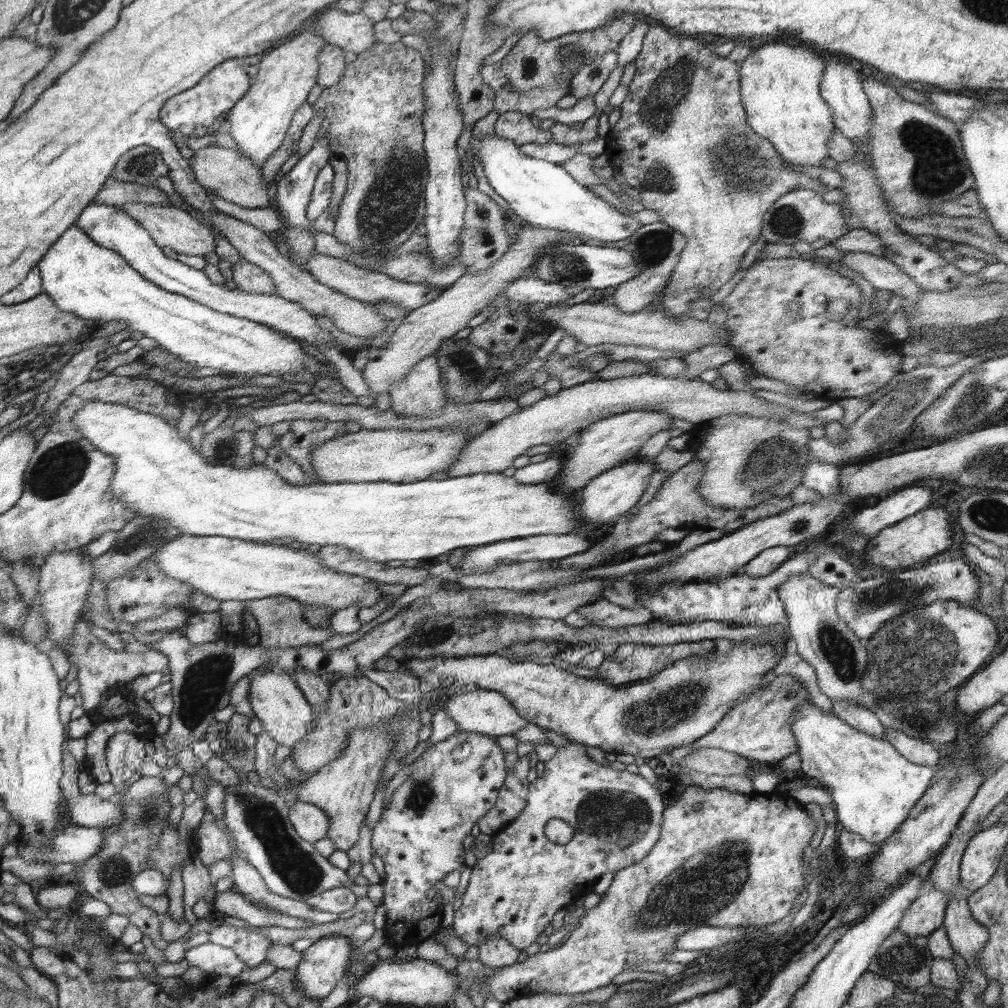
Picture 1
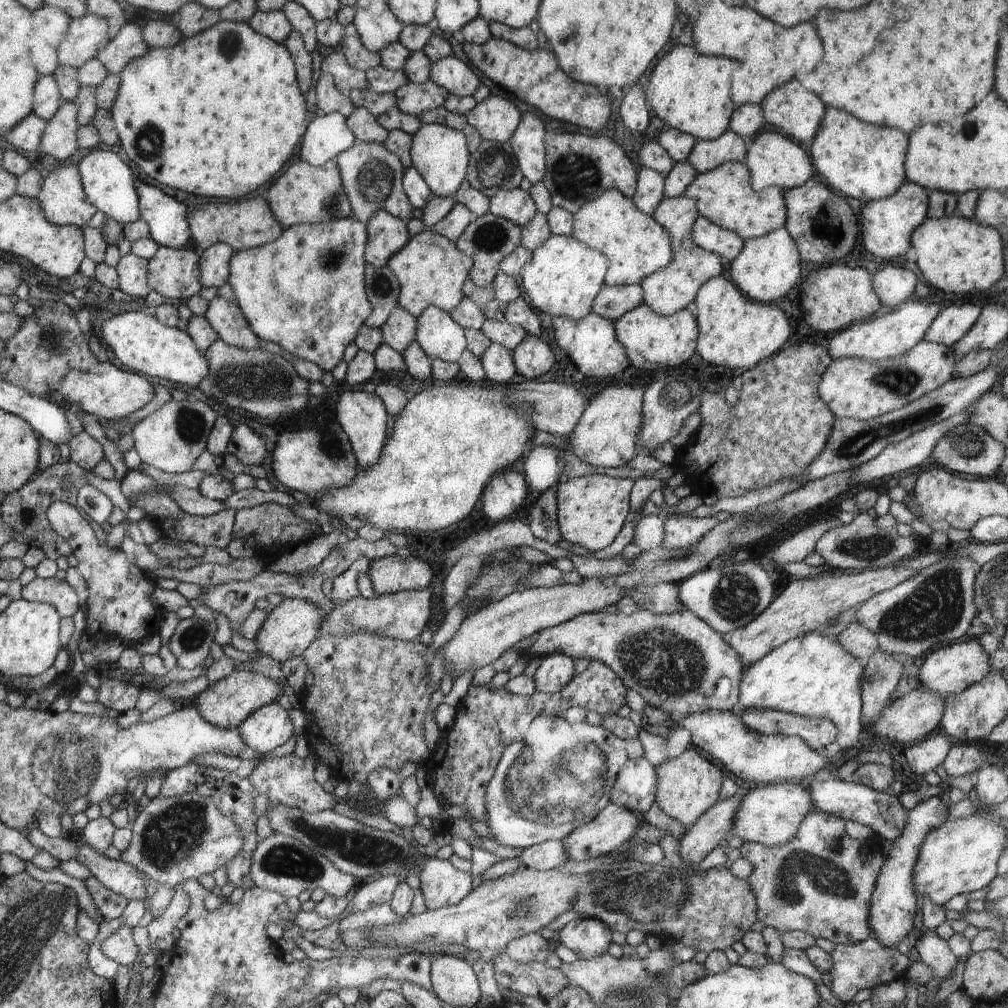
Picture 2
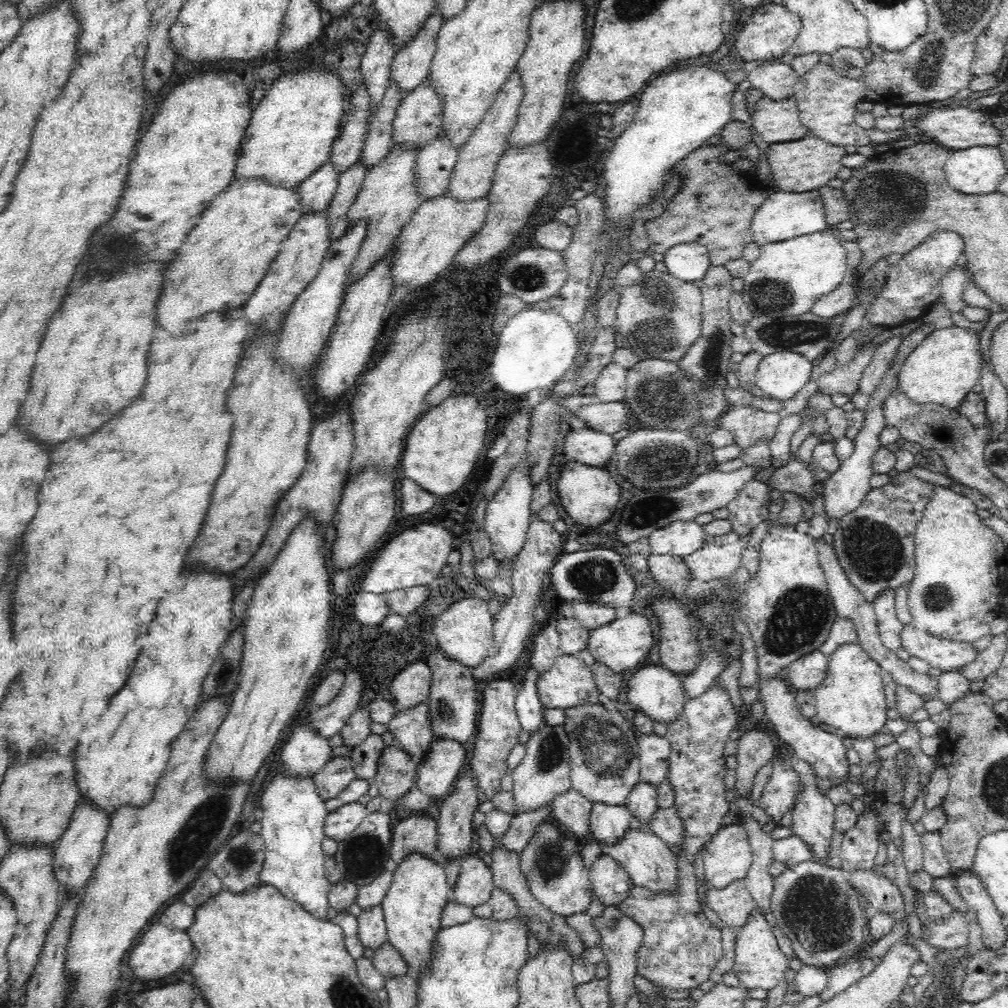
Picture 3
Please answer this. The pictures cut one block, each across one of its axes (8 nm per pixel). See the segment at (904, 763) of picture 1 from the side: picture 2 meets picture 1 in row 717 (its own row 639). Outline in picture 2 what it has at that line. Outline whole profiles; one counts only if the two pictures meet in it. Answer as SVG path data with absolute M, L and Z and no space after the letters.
M817 631L791 639L782 647L771 651L757 663L745 668L745 675L740 685L740 699L736 713L744 713L746 710L781 711L802 717L819 717L834 721L839 726L837 736L838 746L841 750L848 751L858 746L860 734L863 732L861 722L861 709L864 702L861 700L861 684L864 667L854 656L841 648L837 636L824 637Z

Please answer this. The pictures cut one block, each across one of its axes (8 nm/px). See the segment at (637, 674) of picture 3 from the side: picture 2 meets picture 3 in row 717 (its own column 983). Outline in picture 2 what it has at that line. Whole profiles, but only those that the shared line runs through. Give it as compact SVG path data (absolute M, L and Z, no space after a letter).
M976 638L968 642L964 640L961 644L955 642L944 647L937 646L928 653L920 668L919 680L922 681L922 687L927 687L944 698L963 692L971 685L981 682L991 672L989 655Z

